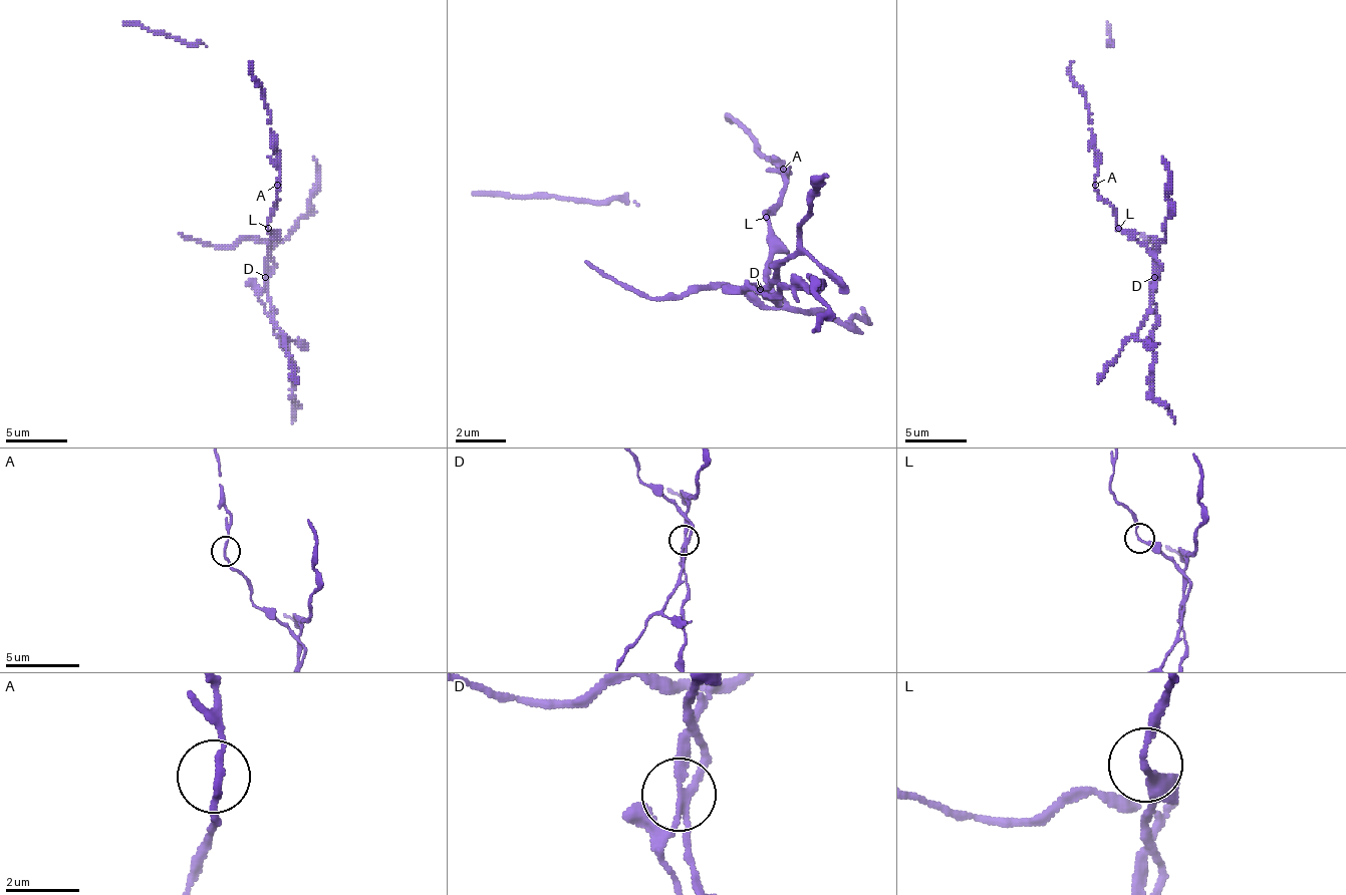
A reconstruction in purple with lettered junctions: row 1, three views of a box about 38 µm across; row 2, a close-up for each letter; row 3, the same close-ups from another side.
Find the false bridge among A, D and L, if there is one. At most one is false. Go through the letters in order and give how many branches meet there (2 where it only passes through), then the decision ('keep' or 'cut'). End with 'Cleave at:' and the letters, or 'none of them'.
A: 2 branches meet; keep
D: 4 branches meet; cut
L: 2 branches meet; keep
Cleave at: D

